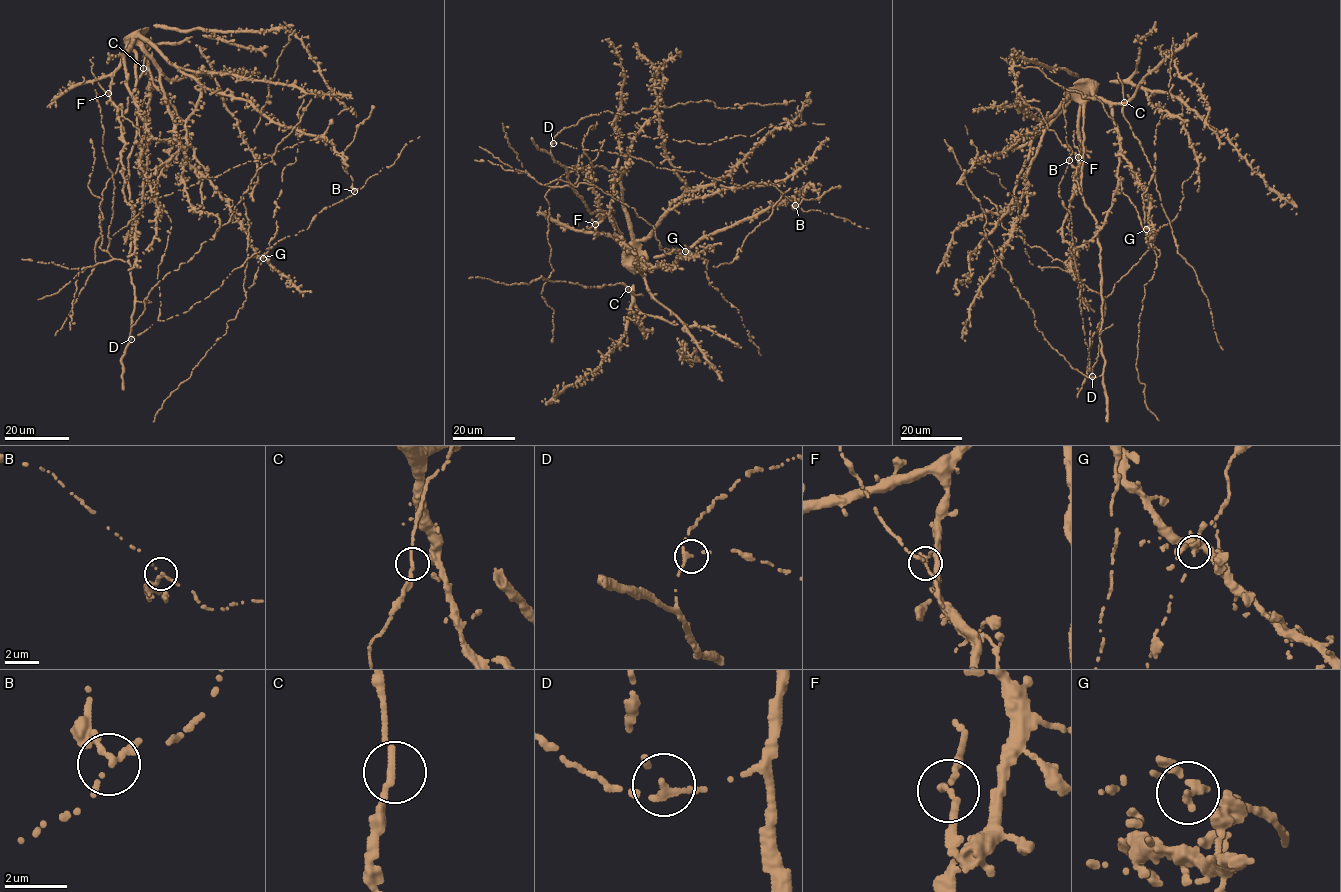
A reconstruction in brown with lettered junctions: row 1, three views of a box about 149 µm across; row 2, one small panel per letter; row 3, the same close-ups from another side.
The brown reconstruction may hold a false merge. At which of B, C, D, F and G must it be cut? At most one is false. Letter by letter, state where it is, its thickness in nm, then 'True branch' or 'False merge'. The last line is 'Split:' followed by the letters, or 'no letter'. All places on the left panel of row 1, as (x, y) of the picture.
B: Place: (354, 191). Thickness 240 nm. True branch
C: Place: (143, 68). Thickness 220 nm. True branch
D: Place: (131, 339). Thickness 220 nm. True branch
F: Place: (108, 93). Thickness 200 nm. True branch
G: Place: (263, 258). Thickness 200 nm. True branch
Split: no letter

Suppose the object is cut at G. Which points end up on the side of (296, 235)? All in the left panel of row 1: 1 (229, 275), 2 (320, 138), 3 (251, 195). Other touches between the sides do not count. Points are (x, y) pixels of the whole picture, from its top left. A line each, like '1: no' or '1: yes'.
1: yes
2: yes
3: yes

